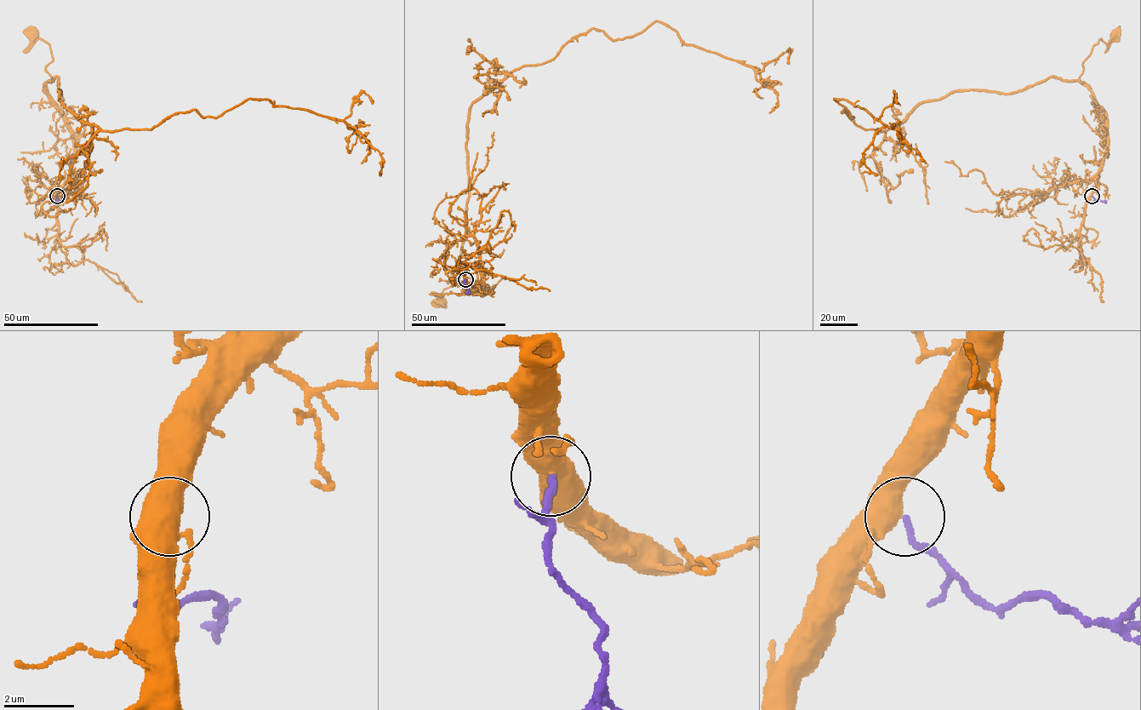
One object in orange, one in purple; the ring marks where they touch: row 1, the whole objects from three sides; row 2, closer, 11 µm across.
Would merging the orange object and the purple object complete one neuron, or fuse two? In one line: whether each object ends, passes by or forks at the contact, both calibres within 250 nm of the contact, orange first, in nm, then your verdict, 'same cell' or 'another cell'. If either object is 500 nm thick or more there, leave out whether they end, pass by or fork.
calibres 500 and 150 nm; same cell

